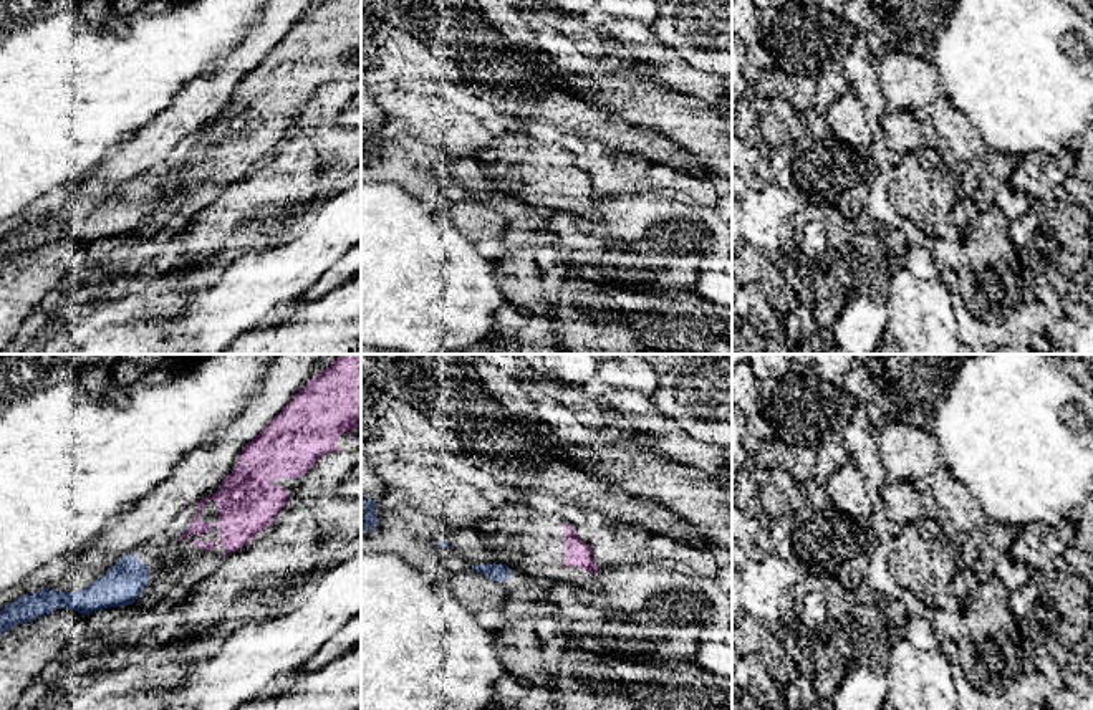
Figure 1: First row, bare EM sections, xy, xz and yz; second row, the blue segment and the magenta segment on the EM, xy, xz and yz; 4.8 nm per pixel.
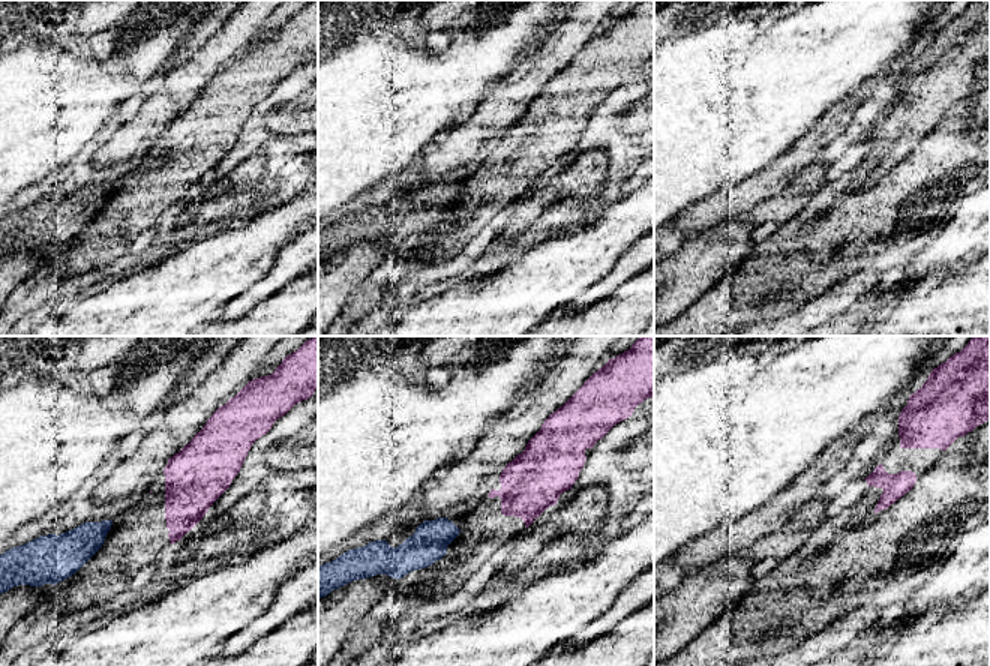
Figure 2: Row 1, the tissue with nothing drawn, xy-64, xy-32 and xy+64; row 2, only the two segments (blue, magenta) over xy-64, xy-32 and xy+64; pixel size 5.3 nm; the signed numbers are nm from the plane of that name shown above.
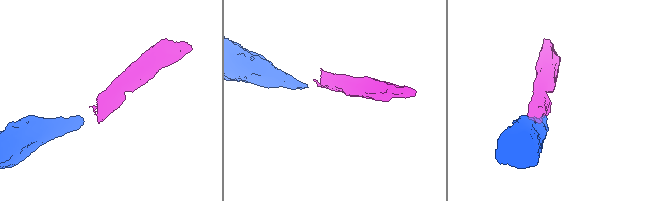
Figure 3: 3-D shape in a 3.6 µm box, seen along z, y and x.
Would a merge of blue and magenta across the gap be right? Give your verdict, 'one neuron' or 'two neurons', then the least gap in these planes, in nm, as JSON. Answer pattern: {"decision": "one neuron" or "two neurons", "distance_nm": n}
{"decision": "two neurons", "distance_nm": 200}

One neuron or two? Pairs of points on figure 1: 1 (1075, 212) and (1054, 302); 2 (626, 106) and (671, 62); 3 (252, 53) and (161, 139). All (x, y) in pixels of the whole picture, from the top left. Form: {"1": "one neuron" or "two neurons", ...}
{"1": "one neuron", "2": "two neurons", "3": "one neuron"}

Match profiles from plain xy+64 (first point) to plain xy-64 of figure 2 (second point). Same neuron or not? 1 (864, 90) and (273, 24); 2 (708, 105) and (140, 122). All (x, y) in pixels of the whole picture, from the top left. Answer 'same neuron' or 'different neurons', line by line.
1: different neurons
2: different neurons

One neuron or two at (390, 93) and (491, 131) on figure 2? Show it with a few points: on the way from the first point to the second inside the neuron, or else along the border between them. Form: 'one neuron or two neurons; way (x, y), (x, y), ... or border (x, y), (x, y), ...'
two neurons; border (459, 123), (453, 129)

